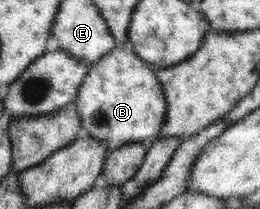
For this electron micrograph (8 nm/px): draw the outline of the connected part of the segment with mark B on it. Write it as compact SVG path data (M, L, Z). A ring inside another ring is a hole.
M129 44L116 45L98 62L88 67L71 107L77 110L81 127L86 128L89 136L104 143L109 151L130 143L144 143L154 139L162 128L167 111L167 102L161 84L154 73L154 67L134 54Z

